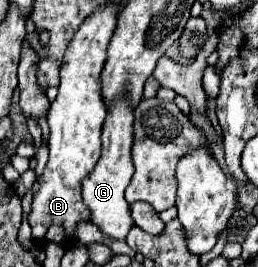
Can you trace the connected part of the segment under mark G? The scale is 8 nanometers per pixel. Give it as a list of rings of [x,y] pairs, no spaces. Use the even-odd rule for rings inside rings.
[[[127,98],[113,100],[105,124],[103,124],[103,152],[95,168],[89,172],[89,176],[81,182],[81,196],[83,204],[91,212],[91,222],[105,234],[113,236],[115,240],[125,240],[127,232],[135,226],[131,220],[129,204],[125,200],[125,188],[131,182],[133,176],[133,164],[131,164],[131,140],[133,140],[133,108],[129,106]]]

